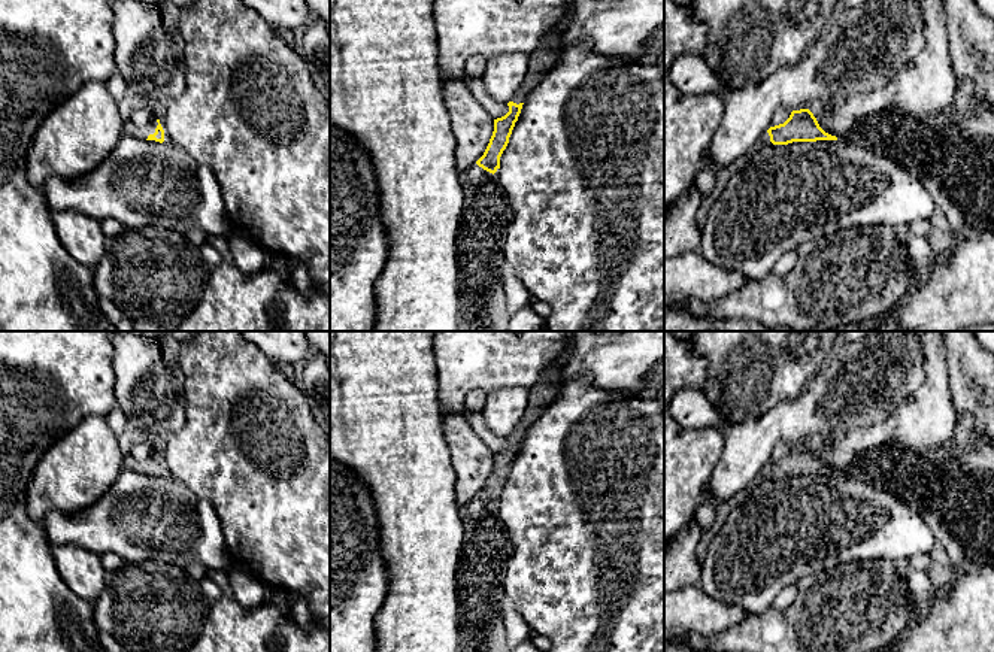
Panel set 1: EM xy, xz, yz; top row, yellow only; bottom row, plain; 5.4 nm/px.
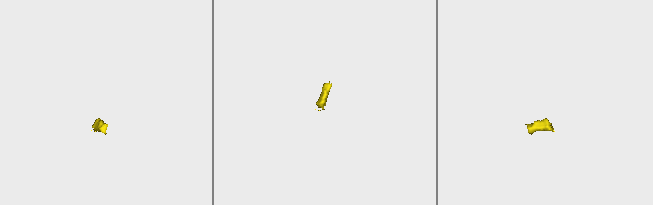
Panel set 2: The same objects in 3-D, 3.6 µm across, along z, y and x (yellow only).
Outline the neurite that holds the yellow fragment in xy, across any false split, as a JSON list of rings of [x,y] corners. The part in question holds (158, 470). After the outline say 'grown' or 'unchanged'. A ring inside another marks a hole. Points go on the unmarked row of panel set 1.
[[[145,437],[125,457],[124,467],[152,476],[172,476],[166,463],[166,437]]]; grown

